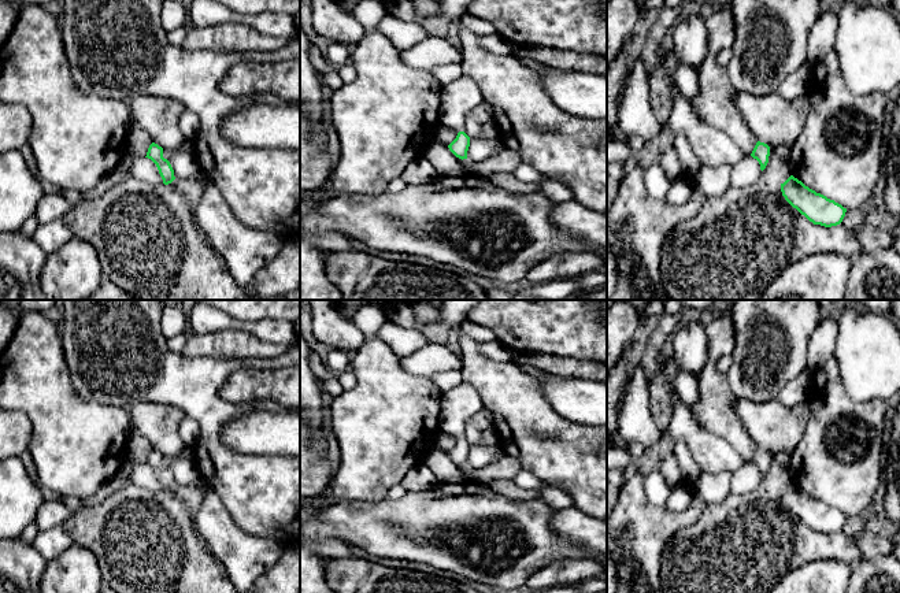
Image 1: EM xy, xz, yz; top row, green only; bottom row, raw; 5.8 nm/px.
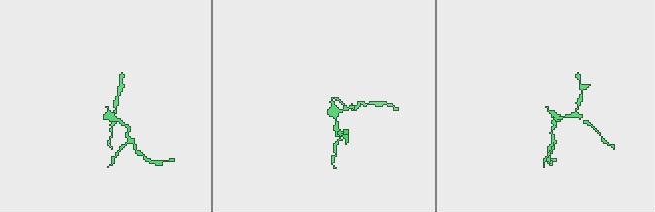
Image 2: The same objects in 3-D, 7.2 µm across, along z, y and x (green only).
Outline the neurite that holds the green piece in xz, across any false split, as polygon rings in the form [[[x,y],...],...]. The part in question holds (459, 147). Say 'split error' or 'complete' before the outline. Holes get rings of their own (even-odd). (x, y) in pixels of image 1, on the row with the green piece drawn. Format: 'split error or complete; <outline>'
split error; [[[464,74],[456,81],[441,86],[440,125],[451,127],[458,133],[448,148],[462,160],[467,159],[470,147],[470,137],[463,131],[464,118],[482,101],[479,86]]]

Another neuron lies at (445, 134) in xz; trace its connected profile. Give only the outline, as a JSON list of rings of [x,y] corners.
[[[441,126],[437,129],[436,138],[441,141],[445,145],[449,145],[458,136],[458,131],[455,131],[451,127]]]

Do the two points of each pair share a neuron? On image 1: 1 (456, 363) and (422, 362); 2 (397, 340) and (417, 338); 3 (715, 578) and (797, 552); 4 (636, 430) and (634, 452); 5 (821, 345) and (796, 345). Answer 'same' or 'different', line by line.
1: same
2: same
3: same
4: different
5: different

